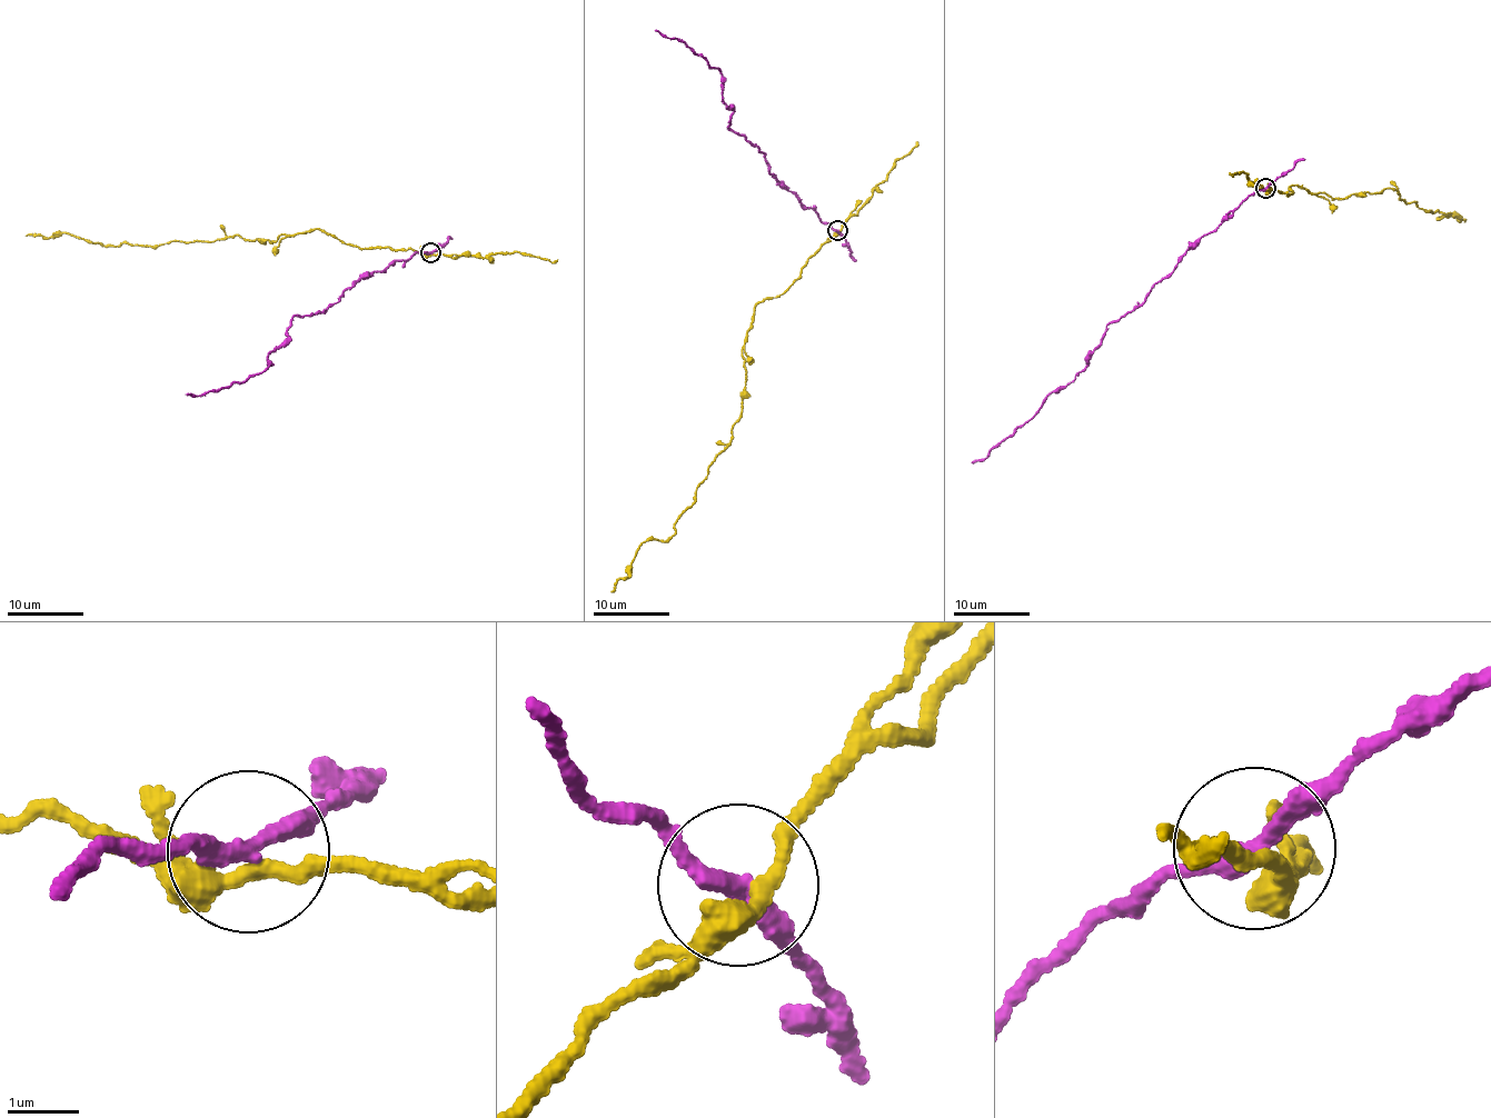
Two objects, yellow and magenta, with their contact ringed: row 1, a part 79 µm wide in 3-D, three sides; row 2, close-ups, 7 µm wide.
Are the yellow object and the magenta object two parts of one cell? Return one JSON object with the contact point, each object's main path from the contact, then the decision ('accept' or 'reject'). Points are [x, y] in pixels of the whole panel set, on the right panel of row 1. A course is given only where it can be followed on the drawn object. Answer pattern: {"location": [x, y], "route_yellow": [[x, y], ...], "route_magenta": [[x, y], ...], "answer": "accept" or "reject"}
{"location": [1265, 188], "route_yellow": [[1266, 189], [1337, 199], [1394, 189], [1448, 217], [1438, 220], [1464, 221]], "route_magenta": [[1266, 188], [1191, 243], [1143, 302], [1111, 322], [1077, 376], [987, 457], [972, 462]], "answer": "reject"}

